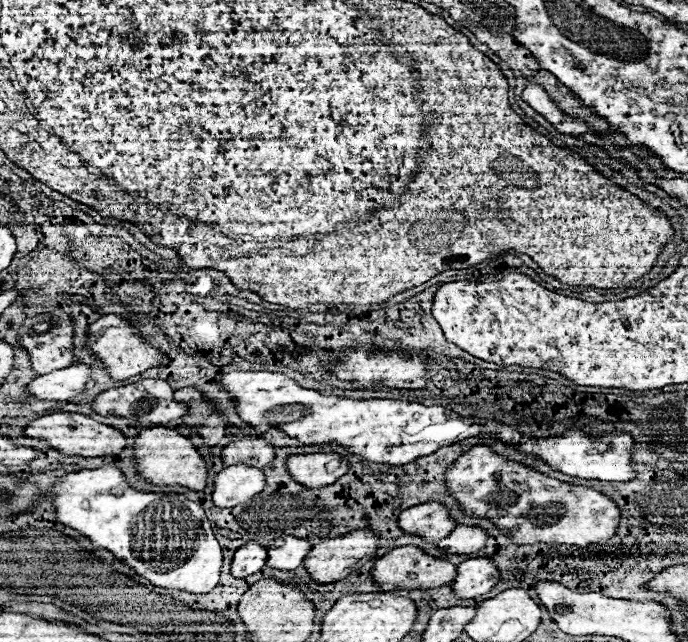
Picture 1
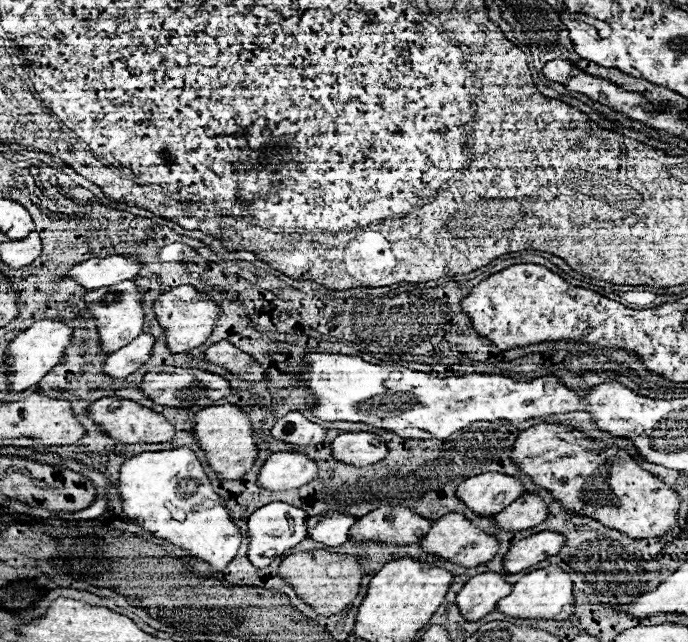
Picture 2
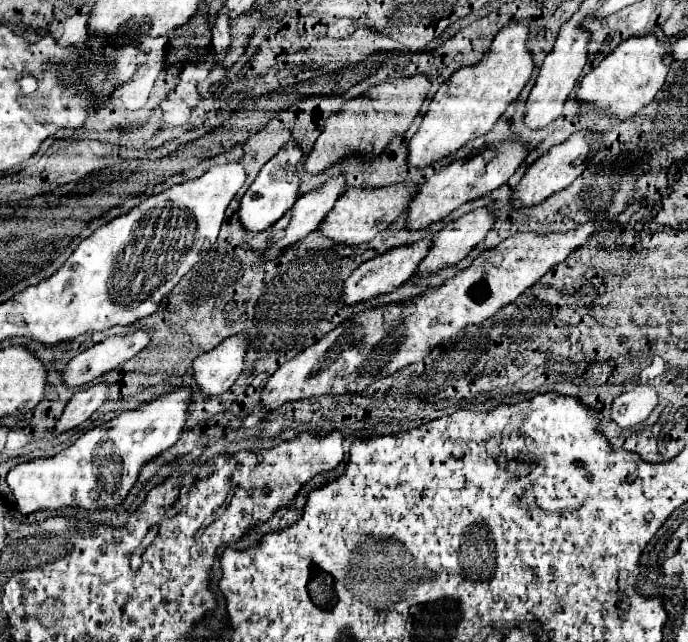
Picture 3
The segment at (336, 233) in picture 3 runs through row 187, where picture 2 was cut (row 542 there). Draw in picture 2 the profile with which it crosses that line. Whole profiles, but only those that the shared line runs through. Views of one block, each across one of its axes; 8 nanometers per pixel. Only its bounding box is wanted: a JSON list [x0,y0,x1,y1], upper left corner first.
[350,506,432,544]

